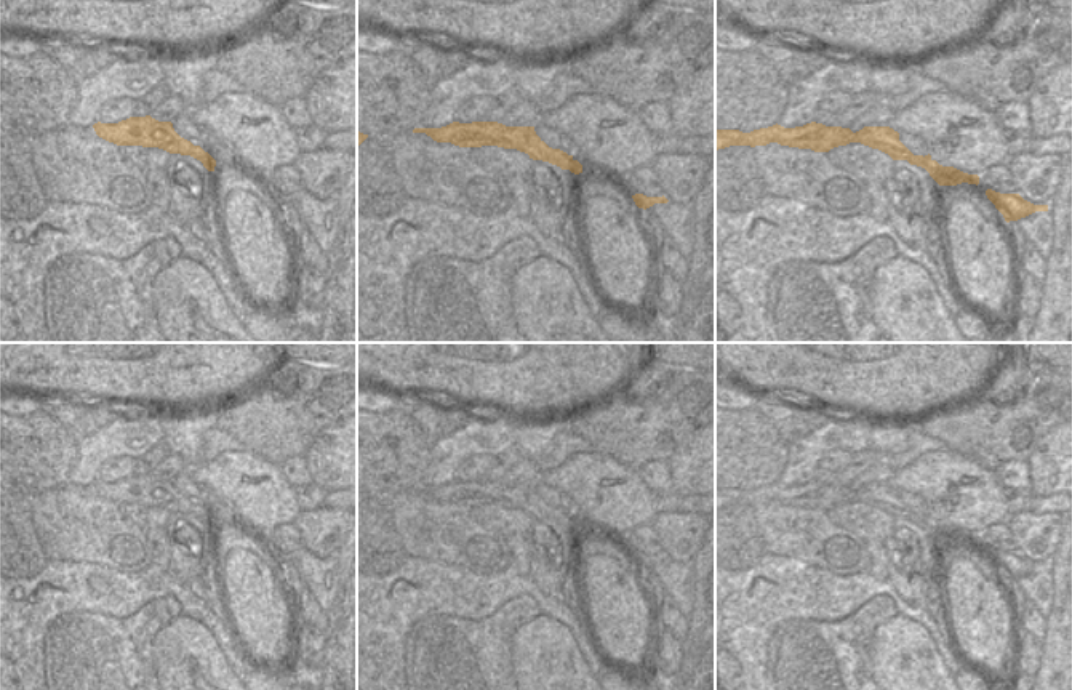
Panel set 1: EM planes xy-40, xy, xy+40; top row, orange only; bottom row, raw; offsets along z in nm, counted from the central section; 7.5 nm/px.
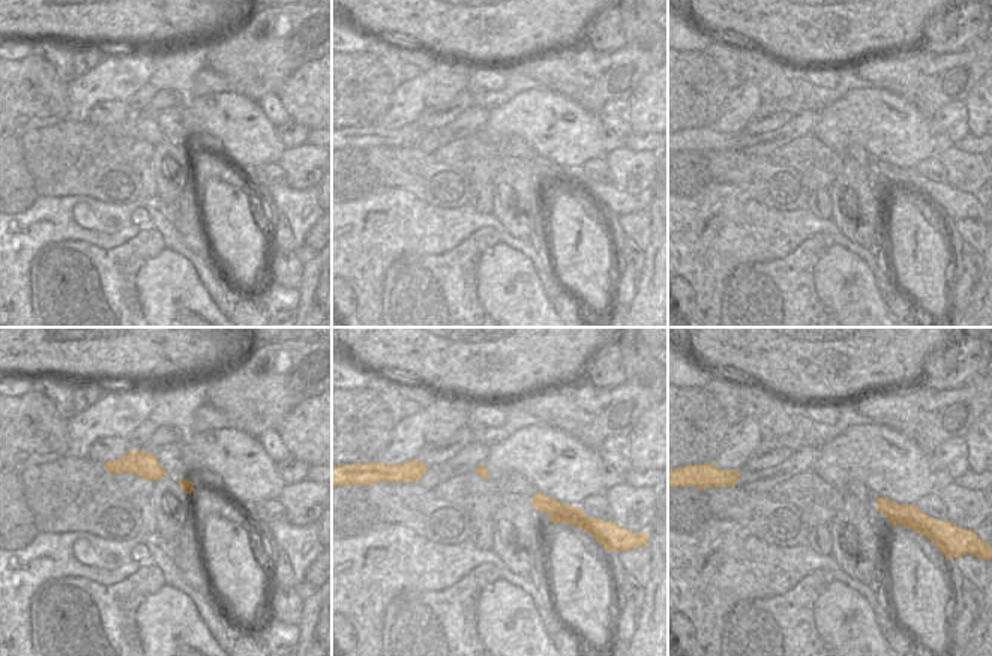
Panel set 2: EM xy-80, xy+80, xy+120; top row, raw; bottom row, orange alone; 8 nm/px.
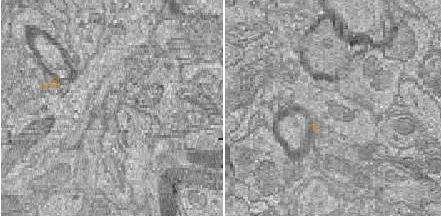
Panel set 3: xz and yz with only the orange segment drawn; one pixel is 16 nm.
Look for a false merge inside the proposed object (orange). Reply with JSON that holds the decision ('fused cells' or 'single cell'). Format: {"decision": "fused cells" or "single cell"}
{"decision": "single cell"}

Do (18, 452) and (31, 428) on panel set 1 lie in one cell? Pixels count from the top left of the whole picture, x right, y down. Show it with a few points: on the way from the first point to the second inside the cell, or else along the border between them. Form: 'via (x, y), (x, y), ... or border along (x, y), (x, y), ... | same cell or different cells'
via (24, 445), (31, 434) | same cell

